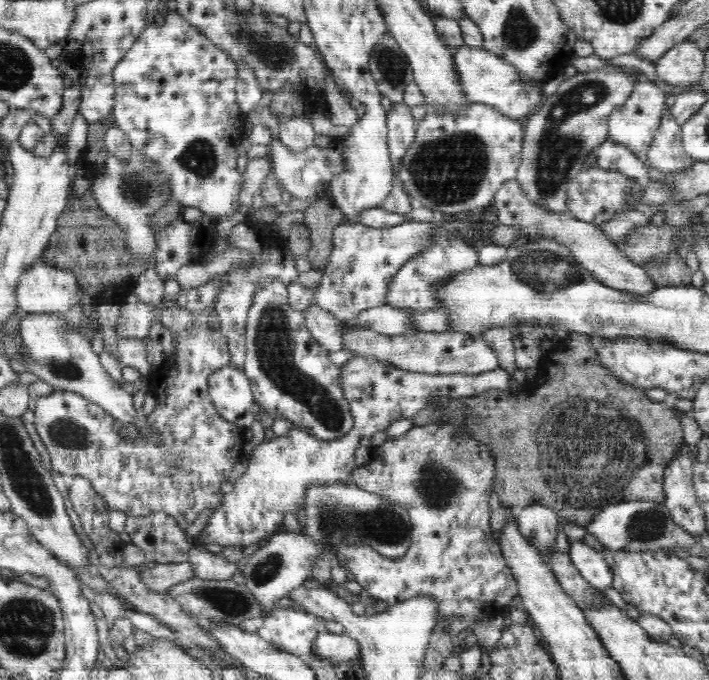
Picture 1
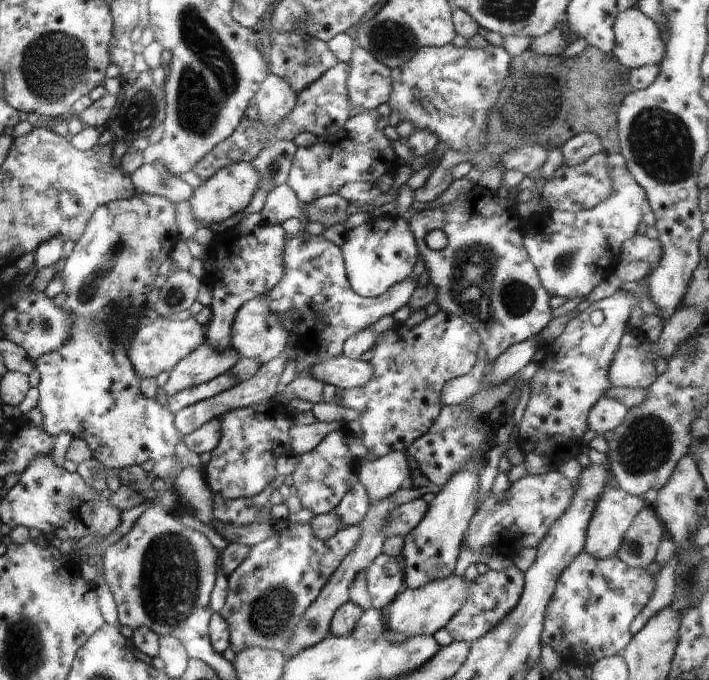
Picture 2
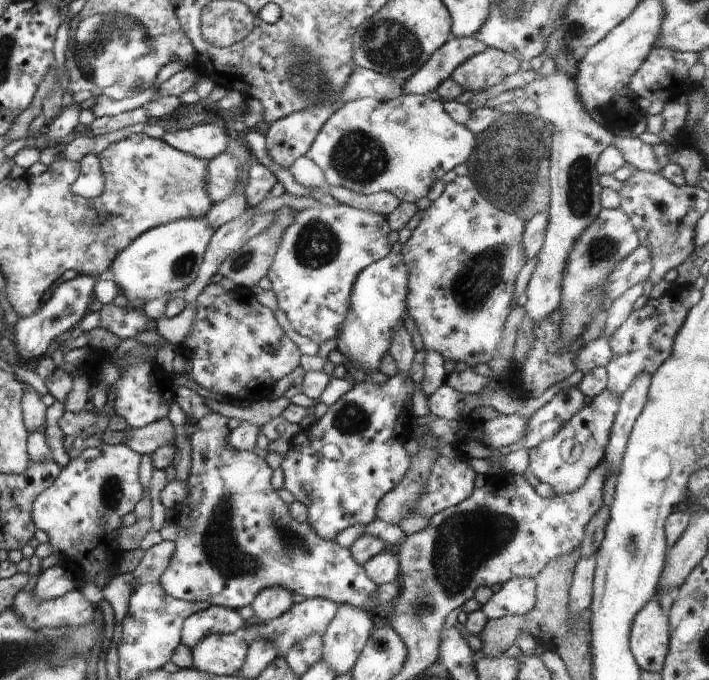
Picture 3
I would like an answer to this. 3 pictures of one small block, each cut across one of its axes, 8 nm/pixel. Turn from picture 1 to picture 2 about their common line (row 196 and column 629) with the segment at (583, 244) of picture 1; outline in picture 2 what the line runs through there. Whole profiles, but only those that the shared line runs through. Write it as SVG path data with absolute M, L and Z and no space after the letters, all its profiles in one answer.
M608 484L597 502L597 507L587 526L584 551L595 559L616 556L625 532L630 528L634 517L648 505L643 497L628 494L614 484Z

